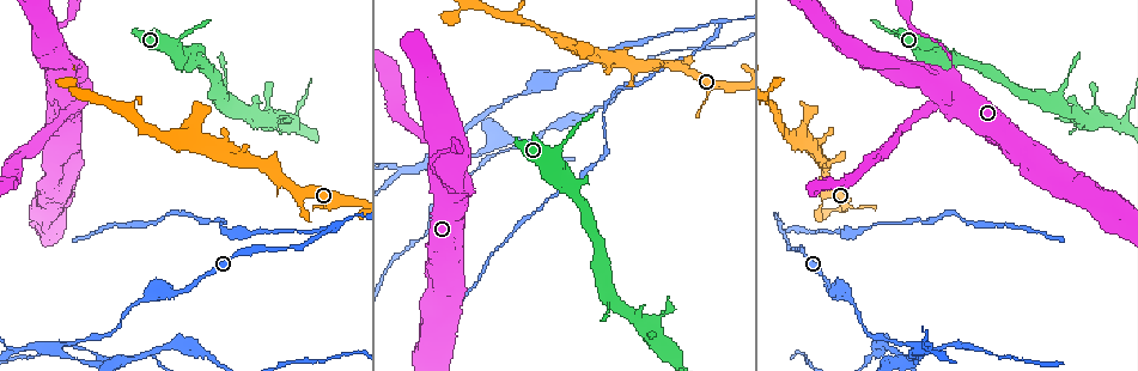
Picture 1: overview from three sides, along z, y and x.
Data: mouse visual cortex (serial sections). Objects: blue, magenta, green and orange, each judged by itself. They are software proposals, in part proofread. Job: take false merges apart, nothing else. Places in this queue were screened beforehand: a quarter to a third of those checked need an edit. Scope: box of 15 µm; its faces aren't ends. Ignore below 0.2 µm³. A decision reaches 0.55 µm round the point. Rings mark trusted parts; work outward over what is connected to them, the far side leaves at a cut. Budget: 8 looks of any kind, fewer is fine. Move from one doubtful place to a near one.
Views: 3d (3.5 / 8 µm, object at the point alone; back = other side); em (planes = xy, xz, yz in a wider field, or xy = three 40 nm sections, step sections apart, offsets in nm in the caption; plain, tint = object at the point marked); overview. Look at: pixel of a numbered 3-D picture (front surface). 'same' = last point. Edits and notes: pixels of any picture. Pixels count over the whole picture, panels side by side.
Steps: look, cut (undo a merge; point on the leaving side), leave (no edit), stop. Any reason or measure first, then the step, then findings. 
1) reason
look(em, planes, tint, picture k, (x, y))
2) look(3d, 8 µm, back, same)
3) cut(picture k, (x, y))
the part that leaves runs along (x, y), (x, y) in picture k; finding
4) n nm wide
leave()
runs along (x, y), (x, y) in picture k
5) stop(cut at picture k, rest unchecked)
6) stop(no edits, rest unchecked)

sharp bend
look(3d, 8 µm, picture 1, (464, 199))

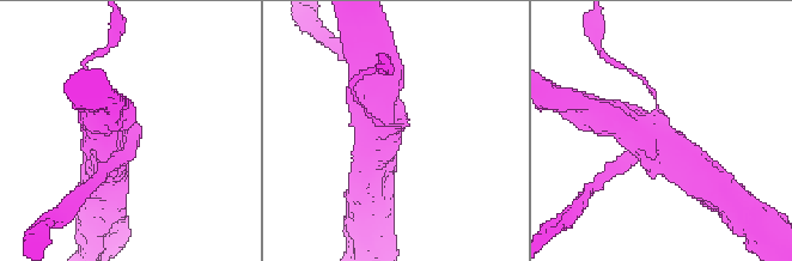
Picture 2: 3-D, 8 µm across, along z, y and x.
look(3d, 3.5 µm, picture 2, (123, 141))

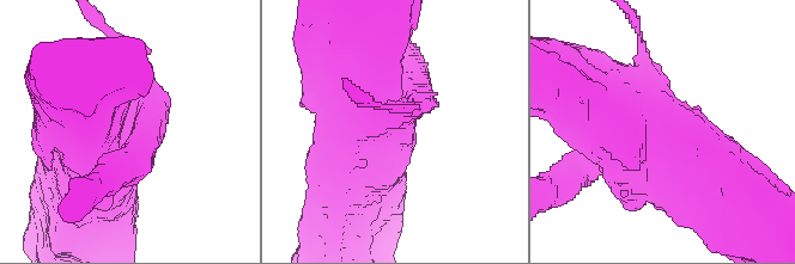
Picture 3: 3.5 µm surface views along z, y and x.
now the EM
look(em, xy, step 5, tint, picture 3, (137, 125))

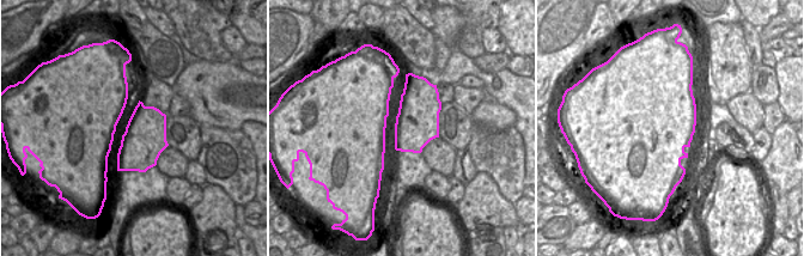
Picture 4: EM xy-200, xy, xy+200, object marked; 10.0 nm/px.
cut(picture 3, (156, 130))
two cells meet here

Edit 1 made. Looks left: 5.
look(overview)

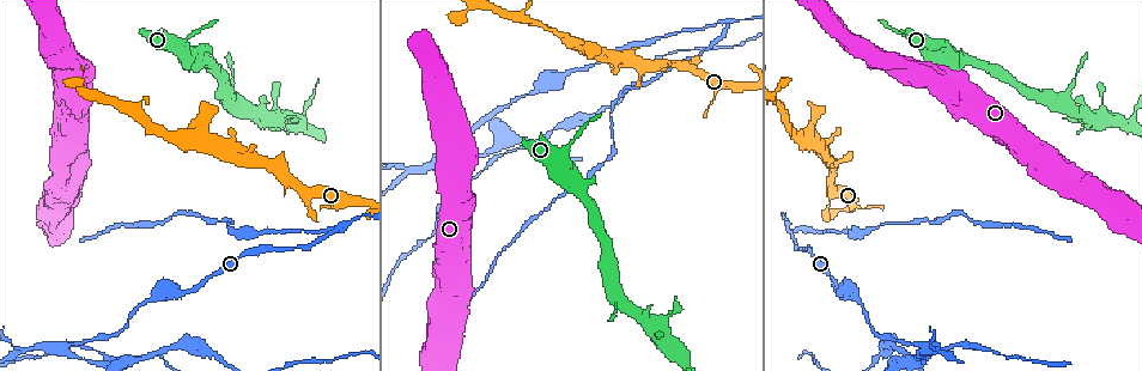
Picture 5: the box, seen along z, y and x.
sudden change in width
look(3d, 3.5 µm, picture 5, (674, 34))

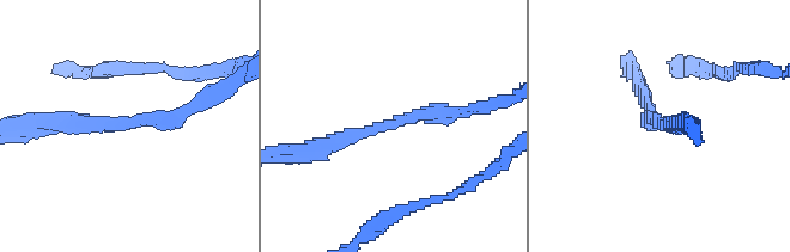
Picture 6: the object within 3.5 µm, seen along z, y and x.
arms of 200, 200 nm; now the EM
look(em, planes, tint, picture 6, (120, 125))

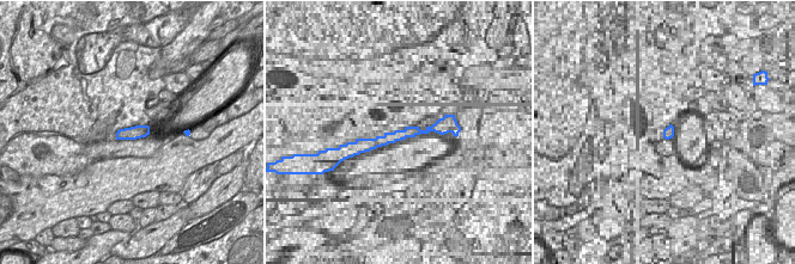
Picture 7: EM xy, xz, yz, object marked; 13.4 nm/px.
look(em, xy, step 3, tint, same)

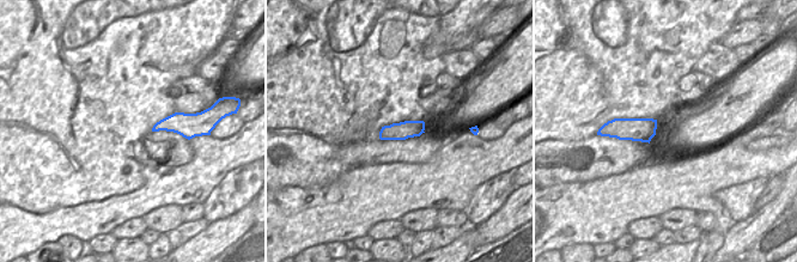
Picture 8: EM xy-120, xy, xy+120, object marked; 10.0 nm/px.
leave()
runs along (311, 151), (418, 114), (462, 111) in picture 6; continuous, no second cell

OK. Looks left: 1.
stop(cut at picture 3, rest unchecked)

